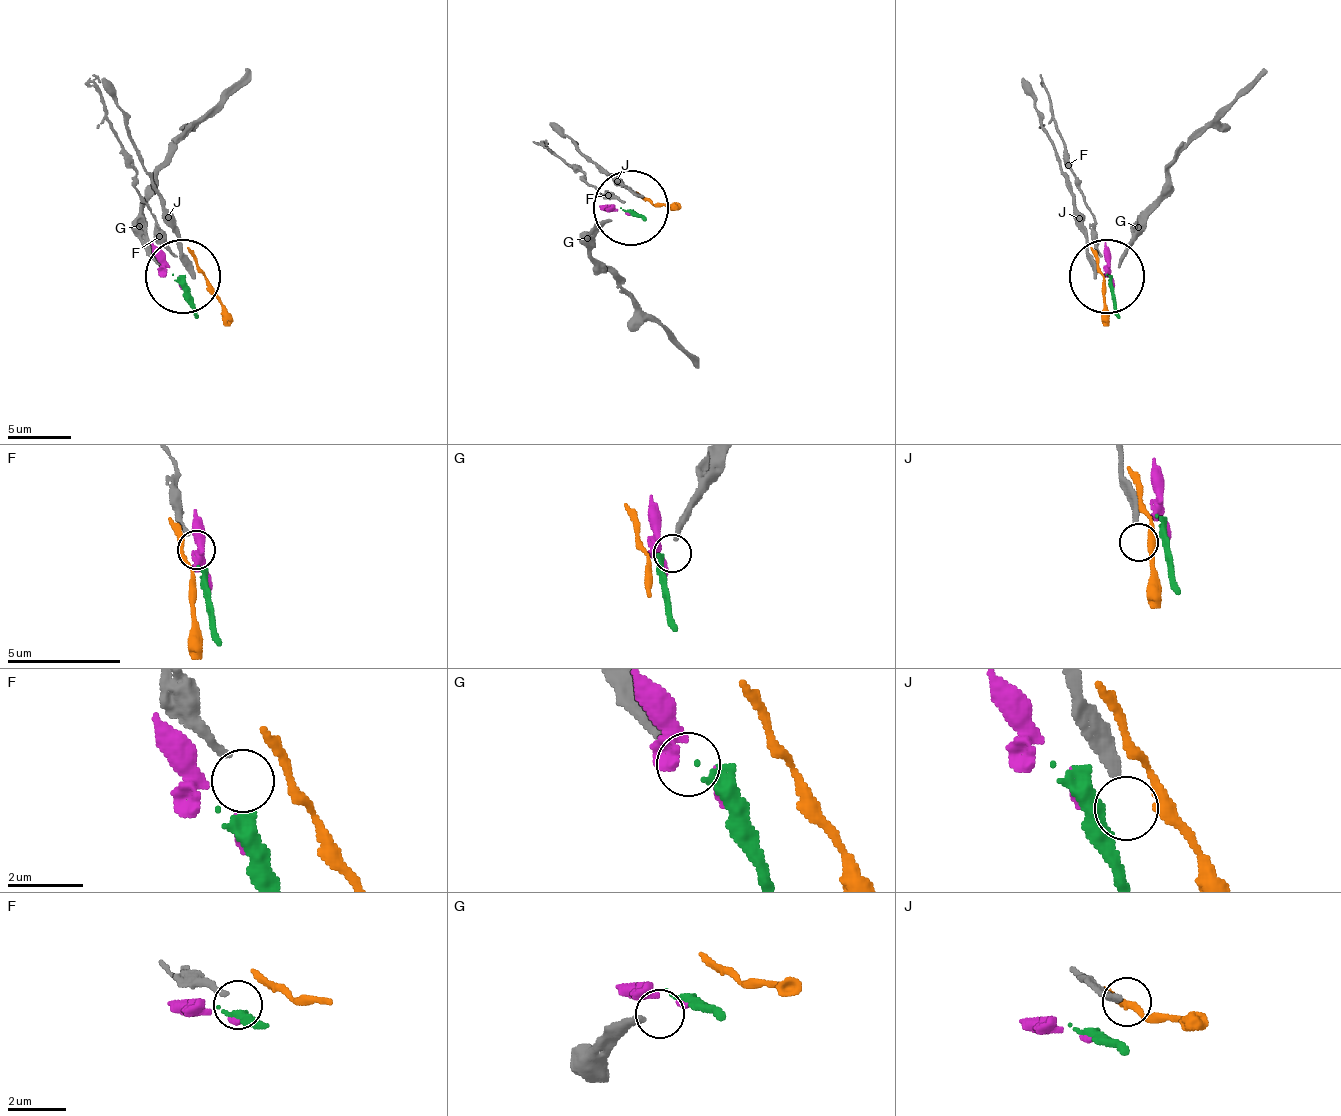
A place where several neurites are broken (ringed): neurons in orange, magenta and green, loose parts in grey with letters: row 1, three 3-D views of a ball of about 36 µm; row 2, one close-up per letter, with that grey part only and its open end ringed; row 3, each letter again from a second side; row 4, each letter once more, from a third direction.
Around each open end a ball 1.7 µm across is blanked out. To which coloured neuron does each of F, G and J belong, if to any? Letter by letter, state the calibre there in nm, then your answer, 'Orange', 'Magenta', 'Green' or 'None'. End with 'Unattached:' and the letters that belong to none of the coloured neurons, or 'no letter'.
F: Thickness 200 nm. None
G: Thickness 280 nm. None
J: Thickness 280 nm. None
Unattached: F, G, J

